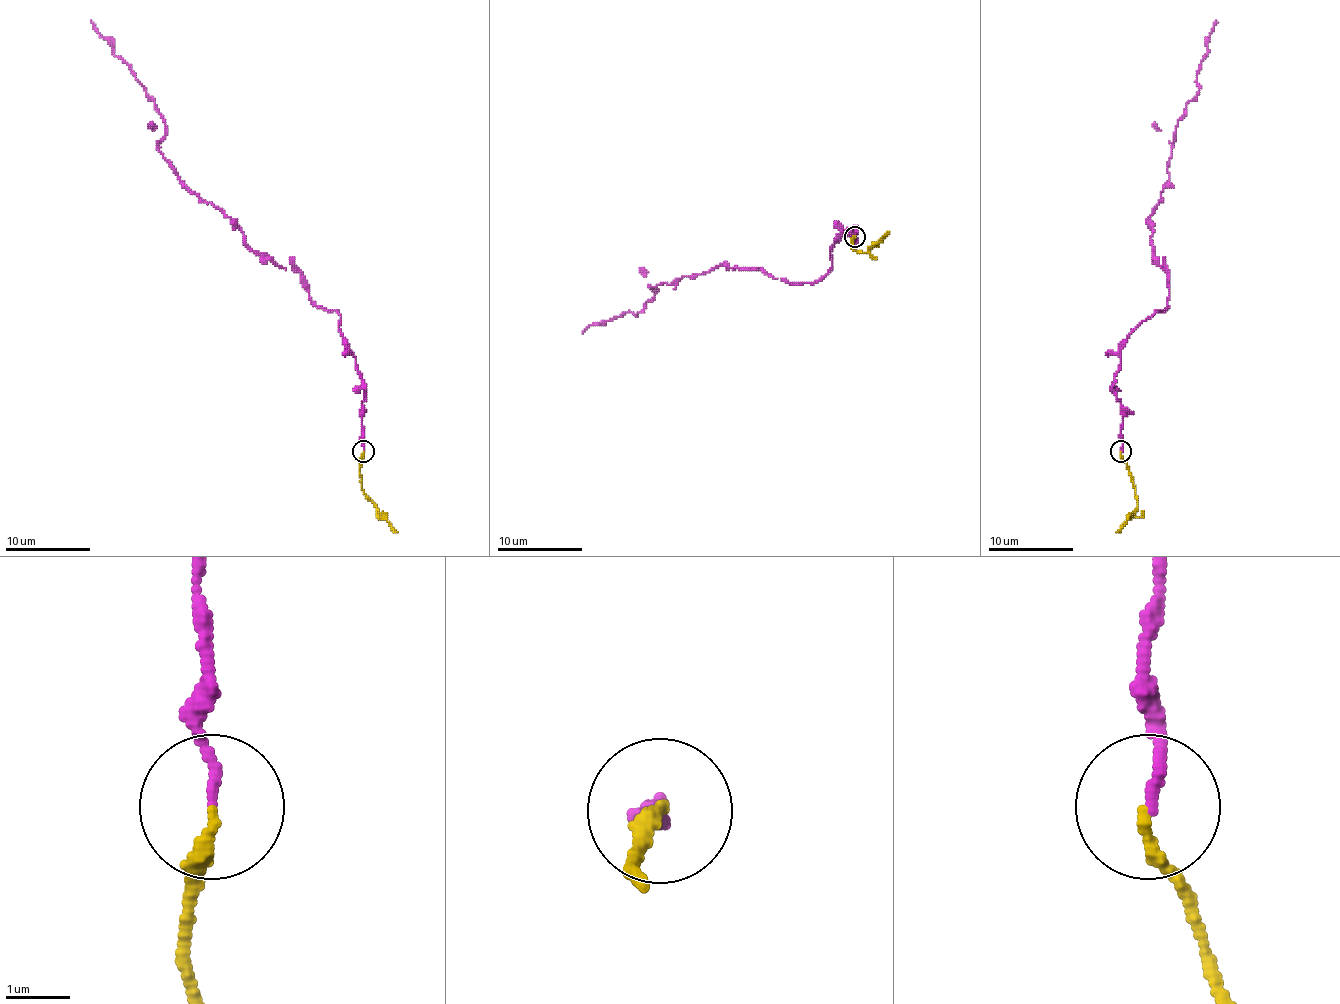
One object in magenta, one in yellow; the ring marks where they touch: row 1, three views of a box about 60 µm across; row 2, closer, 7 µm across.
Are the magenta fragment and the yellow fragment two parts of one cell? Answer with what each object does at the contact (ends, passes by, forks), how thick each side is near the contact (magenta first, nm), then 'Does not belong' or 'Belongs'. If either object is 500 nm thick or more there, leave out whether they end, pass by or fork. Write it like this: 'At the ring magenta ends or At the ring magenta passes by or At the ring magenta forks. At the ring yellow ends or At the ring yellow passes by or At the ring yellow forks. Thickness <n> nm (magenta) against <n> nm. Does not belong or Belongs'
At the ring magenta ends. At the ring yellow ends. Thickness 150 nm (magenta) against 180 nm. Belongs

